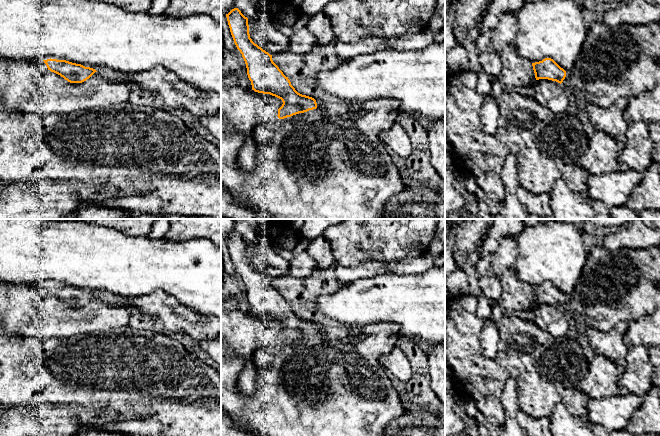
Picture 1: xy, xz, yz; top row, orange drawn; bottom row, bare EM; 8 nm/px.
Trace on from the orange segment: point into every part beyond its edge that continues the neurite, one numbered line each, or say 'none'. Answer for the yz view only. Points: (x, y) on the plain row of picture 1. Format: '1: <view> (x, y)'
1: yz (617, 286)

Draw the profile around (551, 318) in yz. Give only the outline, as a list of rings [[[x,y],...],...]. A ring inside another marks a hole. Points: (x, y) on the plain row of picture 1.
[[[539,303],[536,304],[533,312],[533,322],[542,330],[556,337],[568,335],[570,316],[562,308],[548,303]]]

